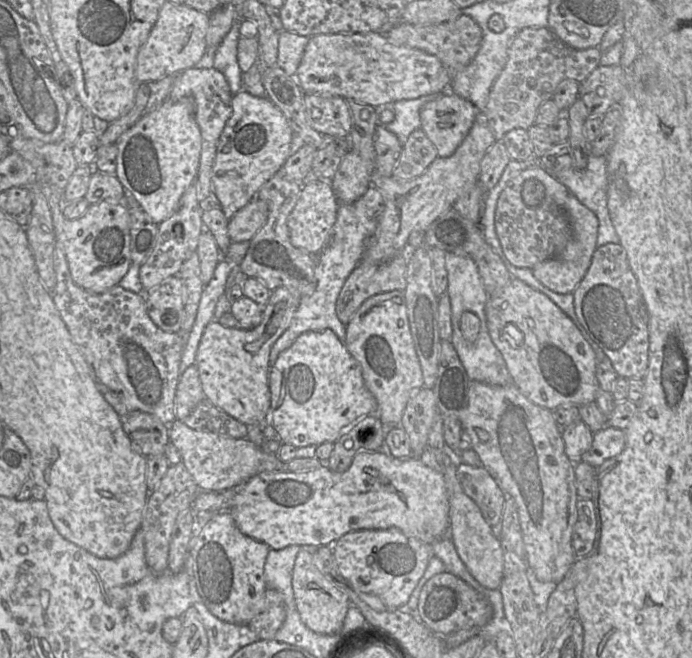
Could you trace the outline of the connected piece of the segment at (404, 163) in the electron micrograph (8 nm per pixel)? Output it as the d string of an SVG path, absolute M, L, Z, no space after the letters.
M422 128L413 131L402 145L400 157L394 167L393 177L411 180L423 174L438 157L438 152Z

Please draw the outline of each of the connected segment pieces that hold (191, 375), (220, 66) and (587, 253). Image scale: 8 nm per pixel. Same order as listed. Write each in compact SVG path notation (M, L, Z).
M191 365L179 375L175 393L175 419L187 417L205 398L198 370L195 365Z
M236 17L230 31L218 46L214 55L213 67L225 76L232 95L243 90L243 72L237 61L237 45L240 37L239 21Z
M572 194L568 195L565 202L565 210L572 230L572 239L559 256L550 258L532 269L534 277L541 284L559 294L573 293L587 273L591 265L593 253L597 248L599 226L596 215Z

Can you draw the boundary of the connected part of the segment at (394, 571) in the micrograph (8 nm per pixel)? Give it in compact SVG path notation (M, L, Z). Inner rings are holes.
M397 528L353 531L342 536L331 547L339 573L355 592L377 596L388 609L405 609L433 556L431 545L408 537Z

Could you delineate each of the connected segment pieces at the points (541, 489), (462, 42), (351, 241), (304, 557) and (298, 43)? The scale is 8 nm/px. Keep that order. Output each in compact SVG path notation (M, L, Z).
M471 381L468 396L466 415L460 420L464 438L478 454L482 466L517 505L529 570L541 582L559 583L577 559L572 546L572 532L579 499L575 484L576 464L565 453L563 428L557 424L553 410L534 404L514 384L499 386Z
M464 13L454 21L435 25L413 25L399 22L383 35L392 44L416 48L436 56L448 70L451 78L472 62L482 44L482 29L475 20Z
M361 198L351 204L339 203L338 201L335 224L324 248L316 256L316 290L310 296L301 297L299 306L288 329L278 338L271 349L269 358L270 368L278 356L291 347L295 340L305 332L319 332L330 329L336 333L340 341L345 342L346 325L337 316L337 299L347 278L362 260L366 242L375 232L377 224L377 220L370 218L366 214Z
M302 548L293 569L292 587L302 622L313 632L332 635L339 633L351 602L348 596L328 580L313 560L314 548Z
M286 30L279 32L276 65L290 77L296 77L309 38Z

